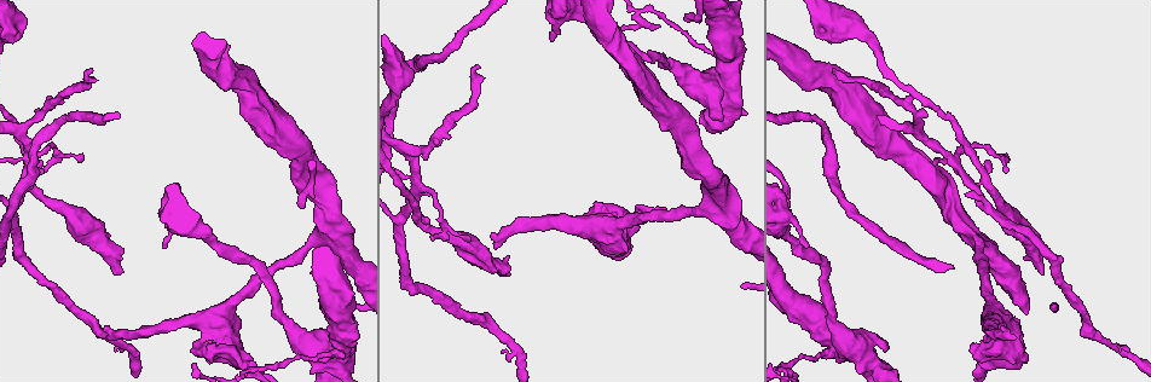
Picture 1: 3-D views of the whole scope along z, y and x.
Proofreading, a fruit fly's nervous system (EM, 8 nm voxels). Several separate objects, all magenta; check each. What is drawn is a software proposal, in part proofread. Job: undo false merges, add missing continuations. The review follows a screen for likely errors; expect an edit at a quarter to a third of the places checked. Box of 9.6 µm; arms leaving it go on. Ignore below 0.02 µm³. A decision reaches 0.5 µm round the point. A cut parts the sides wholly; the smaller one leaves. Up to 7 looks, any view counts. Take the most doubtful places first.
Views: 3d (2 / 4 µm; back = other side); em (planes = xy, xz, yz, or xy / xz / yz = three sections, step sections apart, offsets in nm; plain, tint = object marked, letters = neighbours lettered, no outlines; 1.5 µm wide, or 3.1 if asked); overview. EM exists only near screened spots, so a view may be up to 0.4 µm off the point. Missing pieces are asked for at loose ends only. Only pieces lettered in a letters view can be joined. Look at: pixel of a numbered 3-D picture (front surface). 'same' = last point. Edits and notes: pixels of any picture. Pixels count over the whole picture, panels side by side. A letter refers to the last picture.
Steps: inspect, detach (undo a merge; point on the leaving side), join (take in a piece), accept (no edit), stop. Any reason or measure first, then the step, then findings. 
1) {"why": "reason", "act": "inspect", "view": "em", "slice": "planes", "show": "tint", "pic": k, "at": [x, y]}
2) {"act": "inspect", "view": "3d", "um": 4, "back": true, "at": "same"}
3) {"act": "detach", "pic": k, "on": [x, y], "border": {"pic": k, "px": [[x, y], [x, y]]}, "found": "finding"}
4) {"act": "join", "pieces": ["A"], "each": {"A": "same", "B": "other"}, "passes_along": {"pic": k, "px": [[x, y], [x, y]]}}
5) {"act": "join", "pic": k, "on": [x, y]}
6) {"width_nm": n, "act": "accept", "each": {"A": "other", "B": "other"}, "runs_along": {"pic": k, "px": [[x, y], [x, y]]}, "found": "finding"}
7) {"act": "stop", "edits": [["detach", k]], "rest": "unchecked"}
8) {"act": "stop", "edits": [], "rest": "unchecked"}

{"why": "four-way junction", "act": "inspect", "view": "em", "slice": "xz", "step": 4, "show": "tint", "pic": 1, "at": [415, 218]}

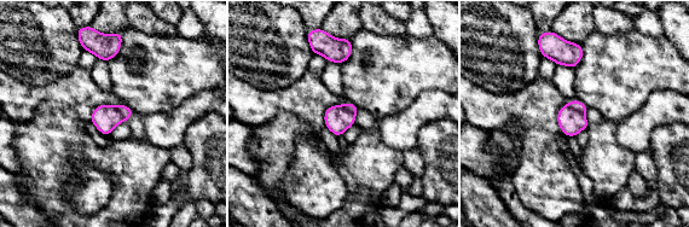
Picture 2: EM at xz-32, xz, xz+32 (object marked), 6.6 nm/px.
{"act": "inspect", "view": "em", "slice": "planes", "show": "letters", "at": "same"}

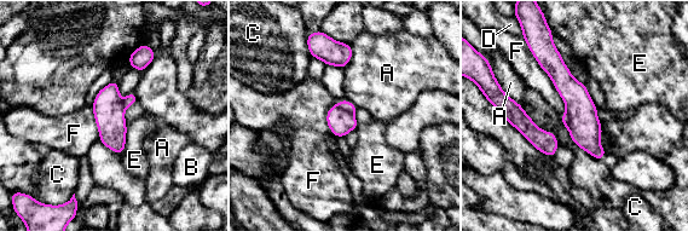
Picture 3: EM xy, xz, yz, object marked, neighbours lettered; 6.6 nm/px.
{"act": "detach", "pic": 3, "on": [344, 104], "each": {"A": "other", "B": "other", "C": "other", "D": "other", "E": "other", "F": "other"}, "border": {"pic": 3, "px": [[336, 104], [353, 114]]}, "found": "a second cell is stuck on"}

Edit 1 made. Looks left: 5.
{"why": "end of a long branch", "act": "inspect", "view": "3d", "um": 2, "pic": 1, "at": [1044, 274]}

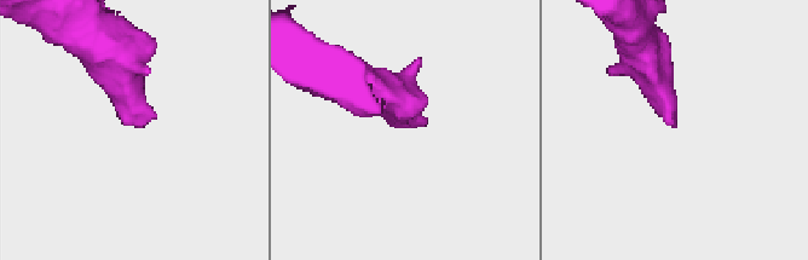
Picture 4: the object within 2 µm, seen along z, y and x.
{"act": "inspect", "view": "em", "slice": "planes", "show": "letters", "pic": 4, "at": [672, 122]}

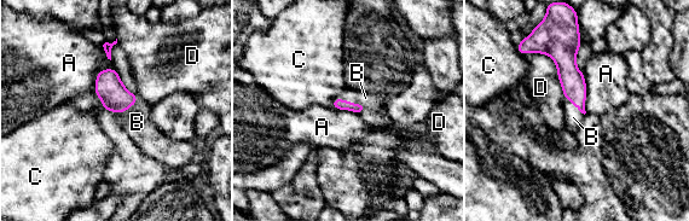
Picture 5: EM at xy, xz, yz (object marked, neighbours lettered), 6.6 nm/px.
{"act": "join", "pieces": ["B"], "each": {"A": "other", "B": "same", "C": "other", "D": "other"}, "passes_along": {"pic": 5, "px": [[115, 97], [127, 109], [137, 122]]}, "found": "the cell continues"}

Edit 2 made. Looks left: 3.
{"act": "inspect", "view": "overview"}

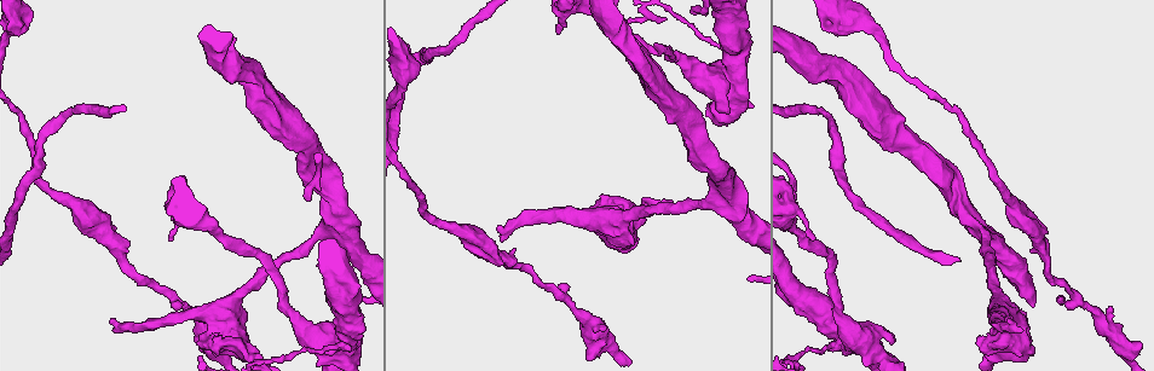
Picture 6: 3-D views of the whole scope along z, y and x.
{"why": "sudden change in width", "act": "inspect", "view": "em", "slice": "planes", "show": "tint", "pic": 6, "at": [797, 291]}

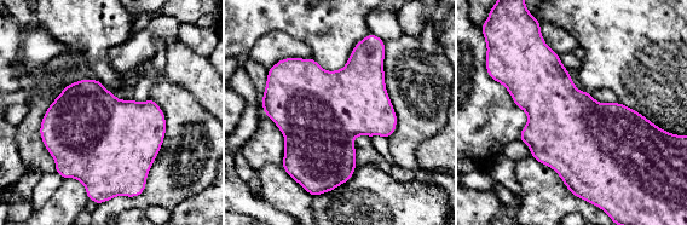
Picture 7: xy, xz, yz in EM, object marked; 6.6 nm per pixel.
{"act": "inspect", "view": "em", "slice": "planes", "show": "letters", "at": "same"}

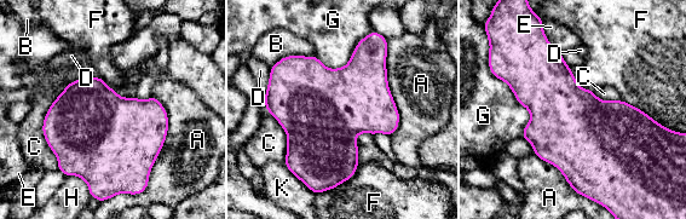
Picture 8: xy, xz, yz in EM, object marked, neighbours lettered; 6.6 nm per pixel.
{"act": "accept", "each": {"A": "other", "B": "other", "C": "other", "D": "other", "E": "other", "F": "other", "G": "other", "H": "other", "K": "other"}, "found": "one cell here"}

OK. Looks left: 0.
{"act": "stop", "edits": [["detach", 3], ["join", 5]], "rest": "unchecked"}

